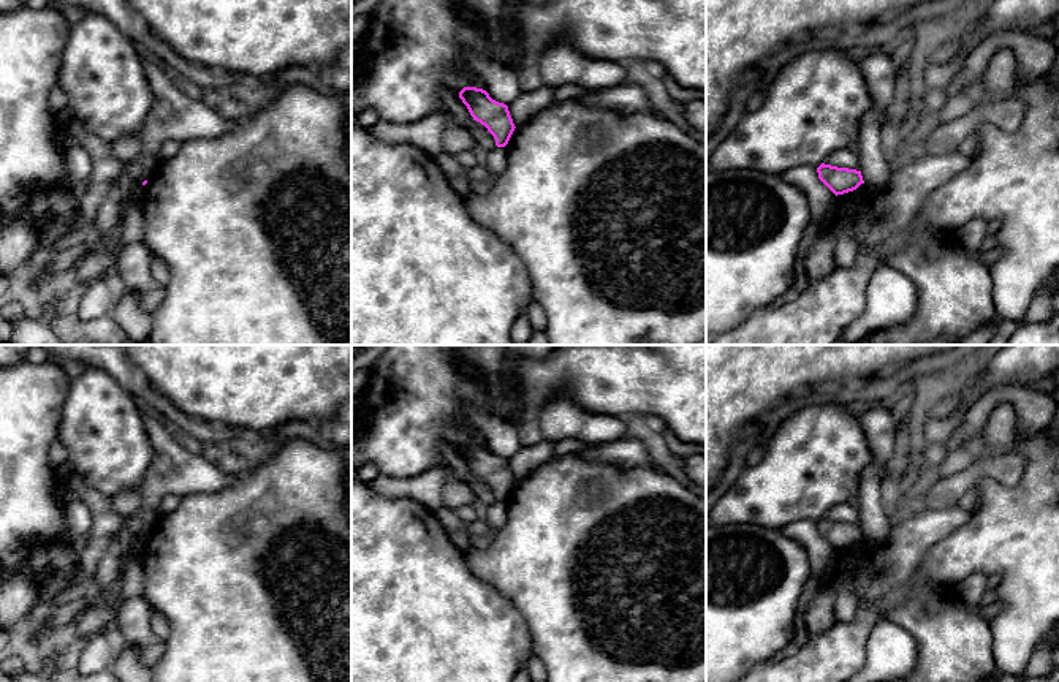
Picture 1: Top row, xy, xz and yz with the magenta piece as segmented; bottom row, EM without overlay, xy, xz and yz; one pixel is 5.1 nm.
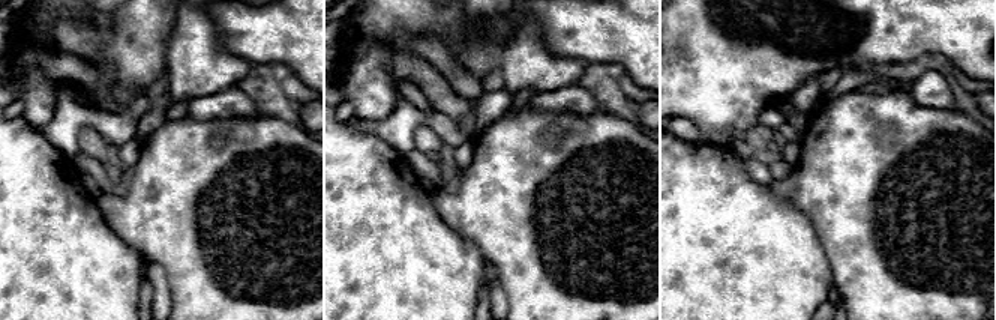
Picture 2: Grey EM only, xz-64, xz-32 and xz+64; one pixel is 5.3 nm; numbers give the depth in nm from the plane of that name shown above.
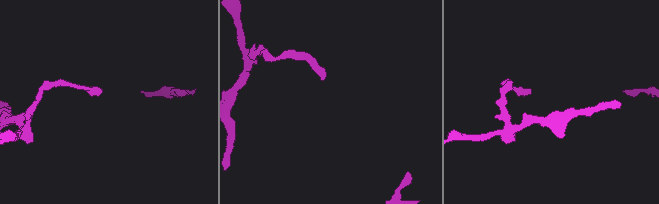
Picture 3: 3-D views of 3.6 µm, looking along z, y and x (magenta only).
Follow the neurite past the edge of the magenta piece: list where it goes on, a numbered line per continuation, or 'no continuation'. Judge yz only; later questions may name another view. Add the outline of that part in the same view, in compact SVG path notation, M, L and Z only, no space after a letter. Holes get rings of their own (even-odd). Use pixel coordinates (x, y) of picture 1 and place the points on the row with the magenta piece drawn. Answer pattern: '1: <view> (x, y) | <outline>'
no continuation

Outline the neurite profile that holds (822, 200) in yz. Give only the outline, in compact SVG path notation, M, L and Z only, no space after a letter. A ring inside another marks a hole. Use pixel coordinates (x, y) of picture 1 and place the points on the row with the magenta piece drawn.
M803 165L790 168L779 176L807 195L812 225L817 233L825 229L834 214L836 195L818 179L817 168Z

